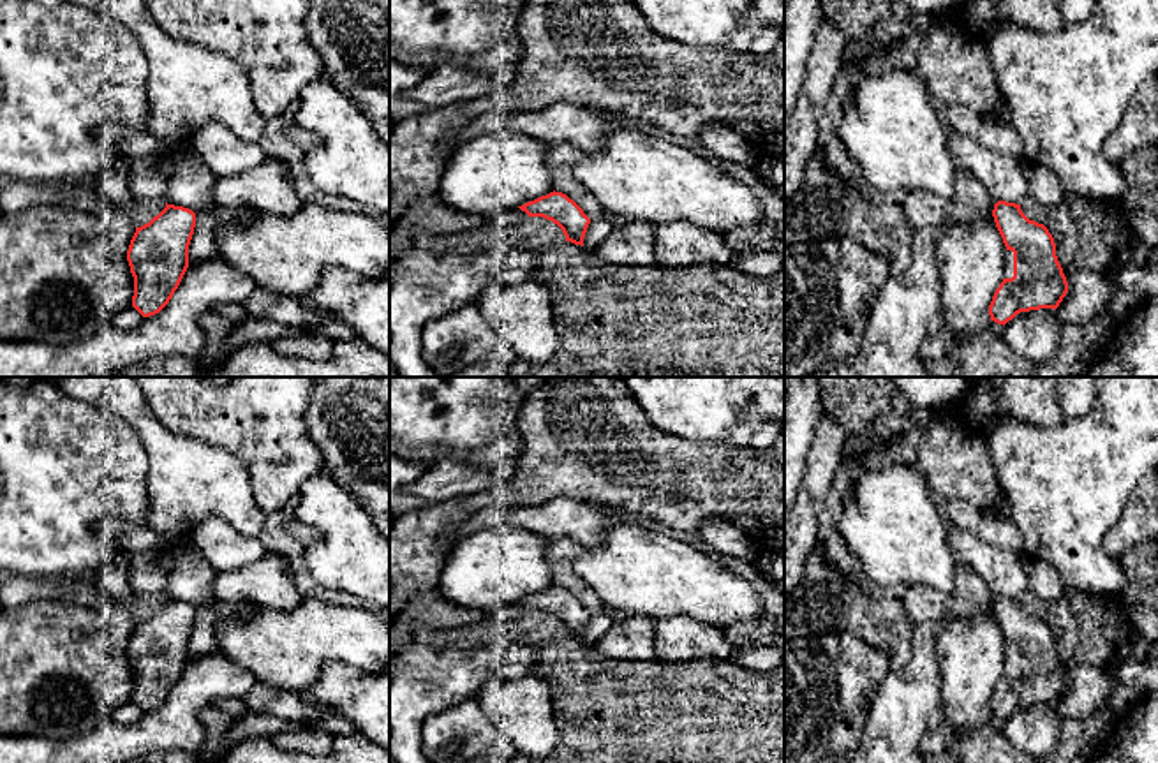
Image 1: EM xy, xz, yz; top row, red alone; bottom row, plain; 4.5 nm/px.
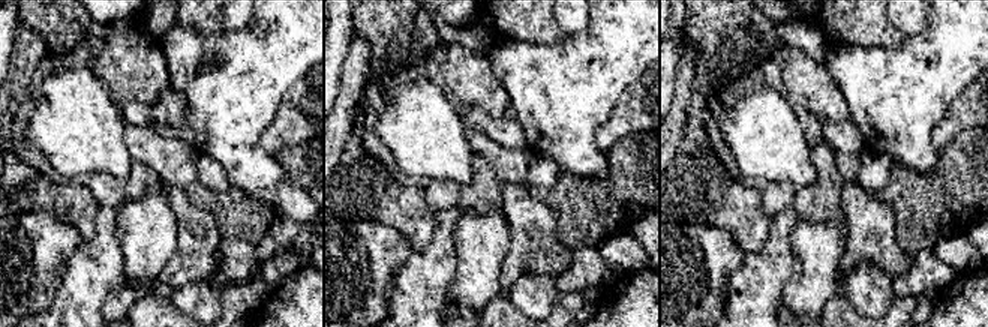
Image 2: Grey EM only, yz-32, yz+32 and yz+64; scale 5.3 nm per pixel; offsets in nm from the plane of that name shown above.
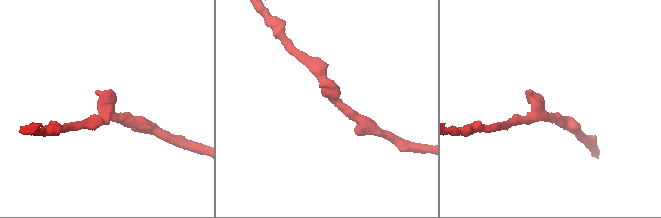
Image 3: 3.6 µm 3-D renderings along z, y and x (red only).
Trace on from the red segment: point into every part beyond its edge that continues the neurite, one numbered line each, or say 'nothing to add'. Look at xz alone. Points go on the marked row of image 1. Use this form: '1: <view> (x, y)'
nothing to add

